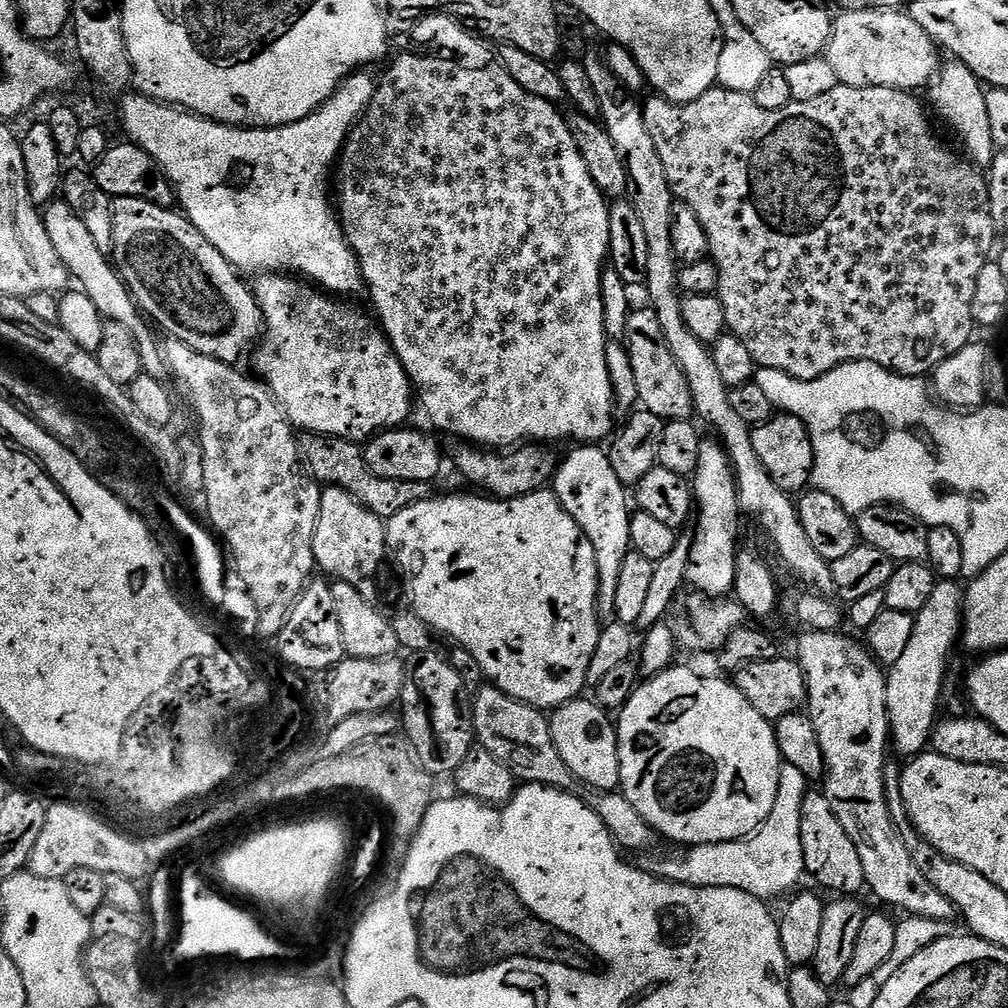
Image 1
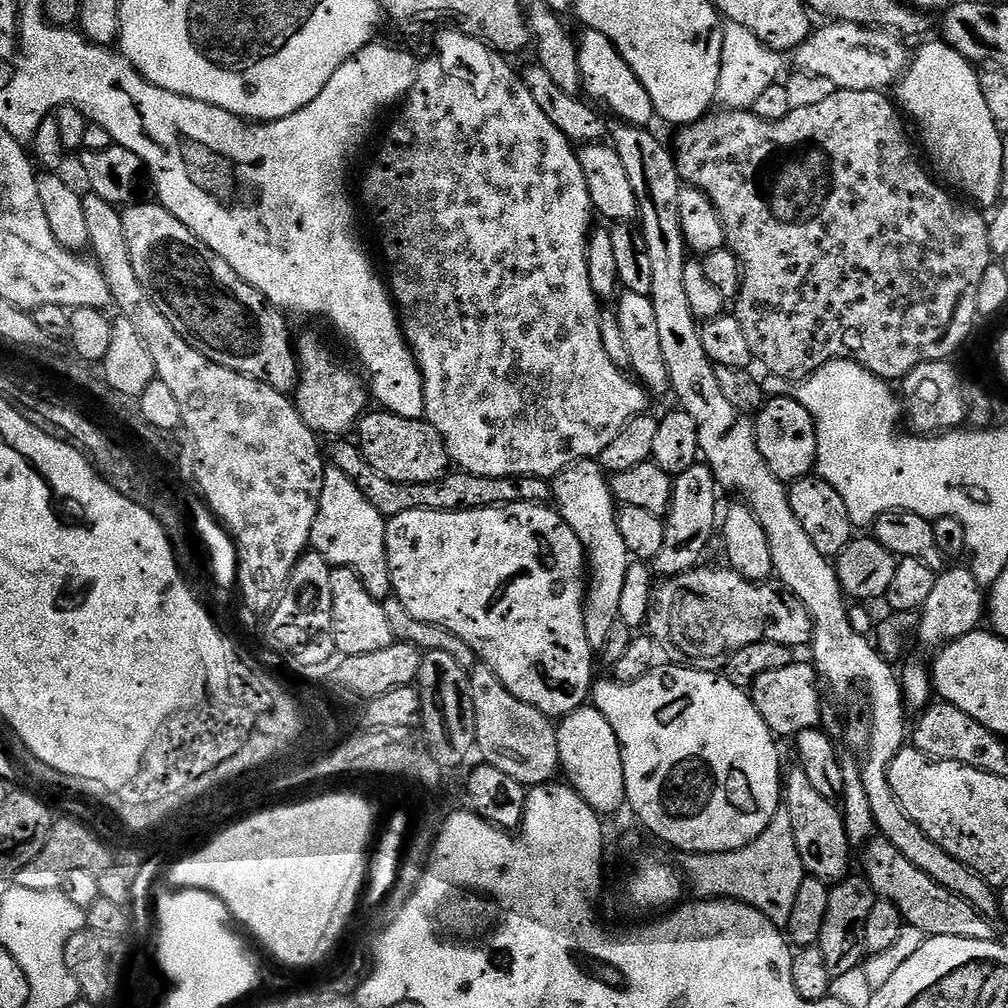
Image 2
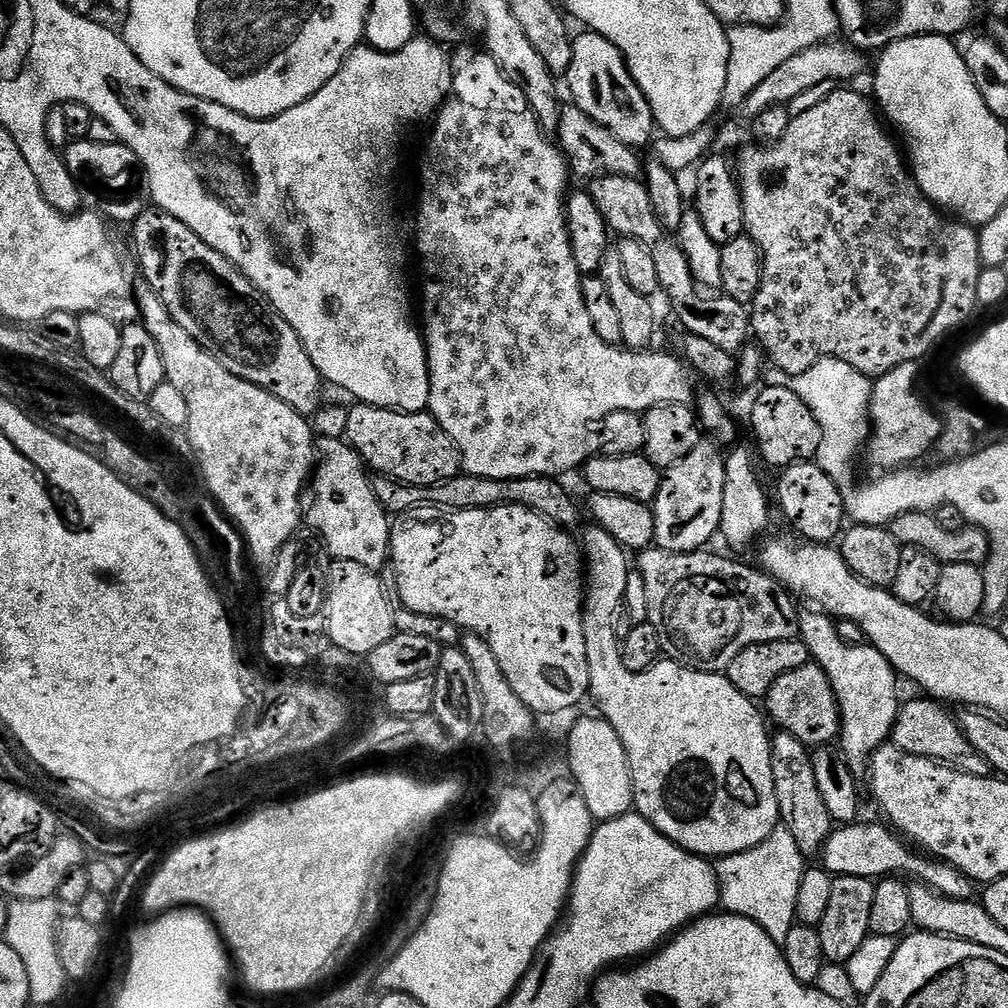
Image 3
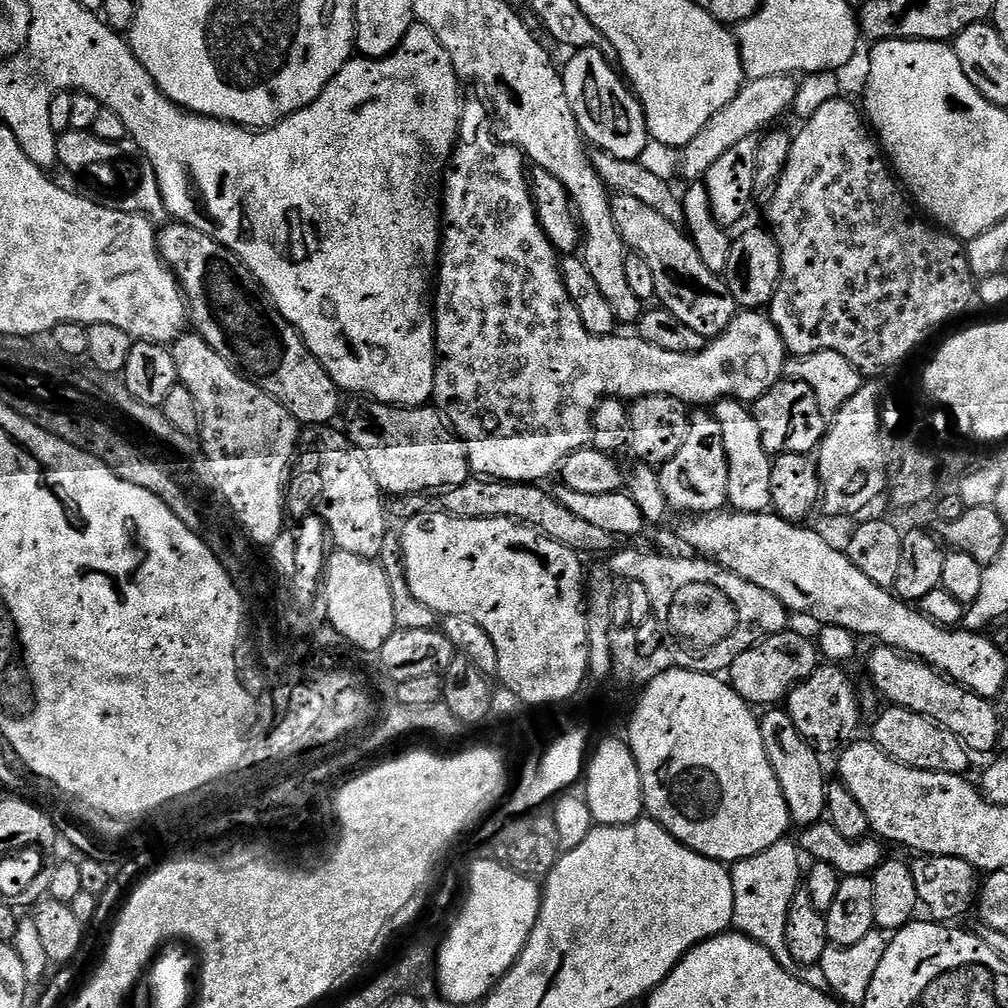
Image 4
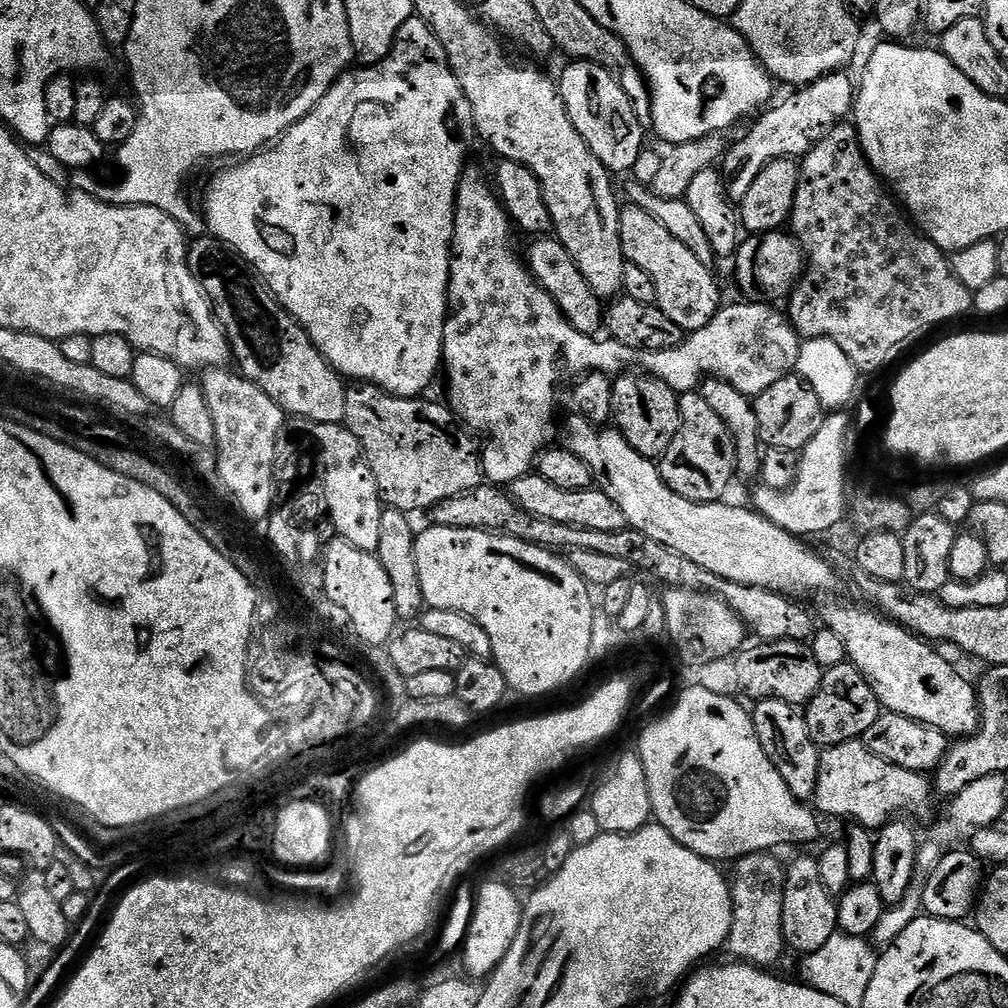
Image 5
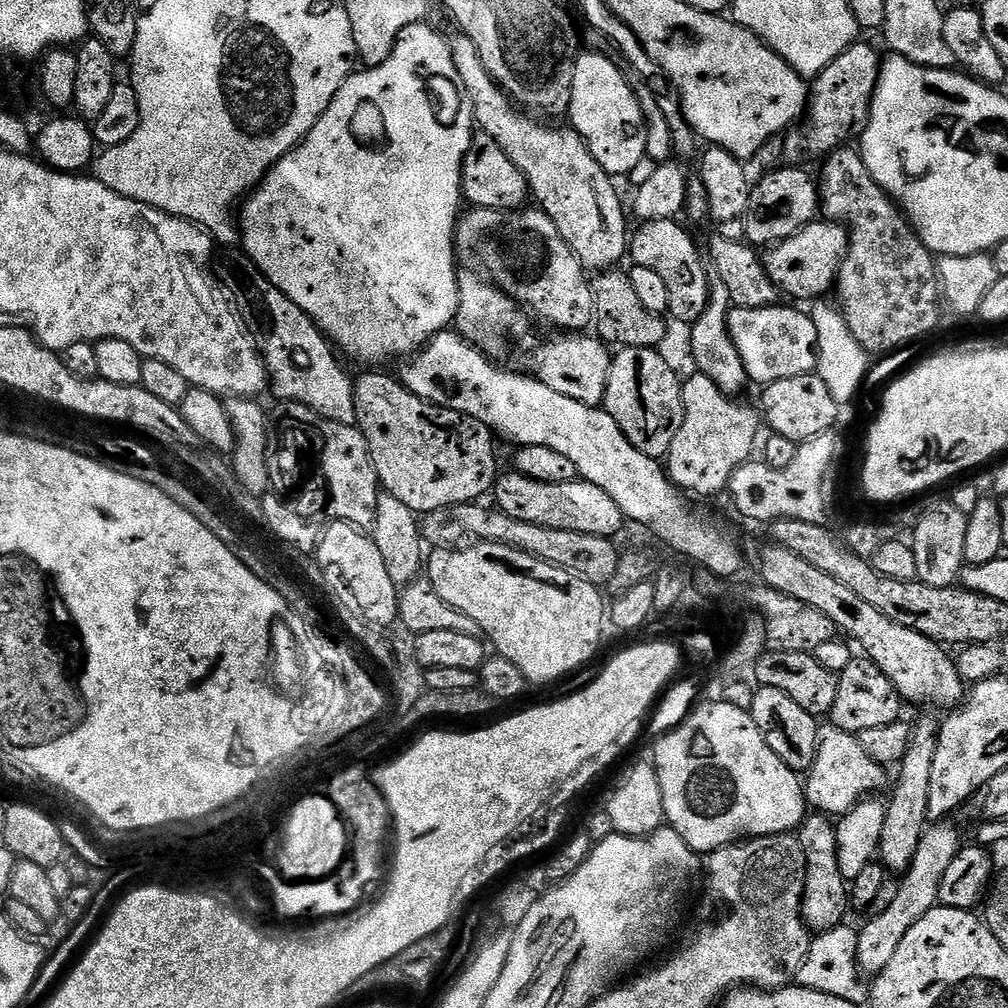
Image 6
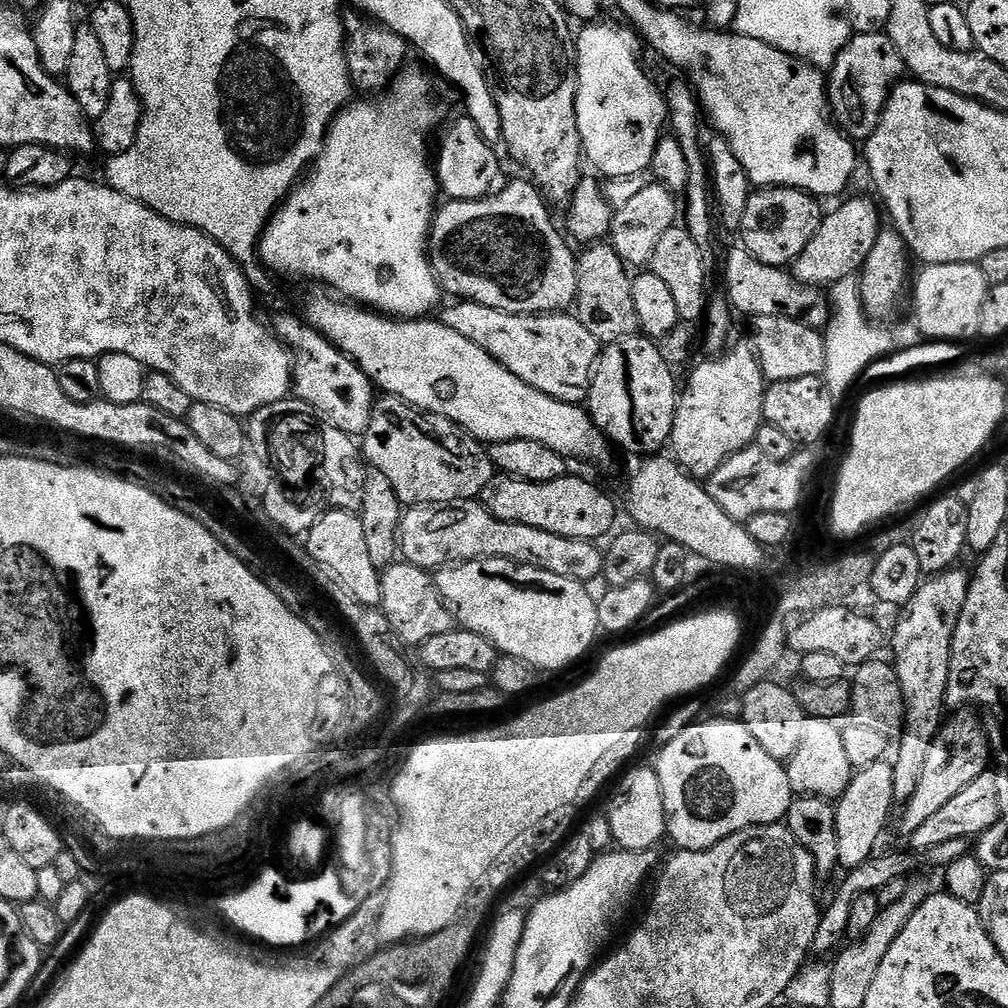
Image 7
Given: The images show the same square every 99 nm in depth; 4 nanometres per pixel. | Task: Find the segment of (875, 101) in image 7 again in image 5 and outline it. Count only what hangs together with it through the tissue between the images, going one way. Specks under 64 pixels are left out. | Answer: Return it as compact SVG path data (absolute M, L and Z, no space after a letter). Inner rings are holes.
M844 70L830 72L813 84L793 91L796 92L793 96L786 97L781 104L773 103L755 117L756 125L733 148L731 145L722 157L724 192L729 200L739 202L746 198L746 190L750 190L754 178L758 178L770 162L803 158L832 128L845 123L853 115L858 88L848 74Z

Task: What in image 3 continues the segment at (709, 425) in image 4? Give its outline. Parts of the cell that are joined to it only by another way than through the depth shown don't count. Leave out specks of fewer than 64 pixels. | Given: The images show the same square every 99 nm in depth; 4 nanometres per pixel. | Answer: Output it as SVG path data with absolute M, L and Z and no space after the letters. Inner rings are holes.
M702 438L682 462L670 466L660 477L660 489L650 507L654 514L654 530L656 531L655 547L664 552L690 554L707 549L712 539L717 539L722 522L722 493L726 487L725 453L711 439Z

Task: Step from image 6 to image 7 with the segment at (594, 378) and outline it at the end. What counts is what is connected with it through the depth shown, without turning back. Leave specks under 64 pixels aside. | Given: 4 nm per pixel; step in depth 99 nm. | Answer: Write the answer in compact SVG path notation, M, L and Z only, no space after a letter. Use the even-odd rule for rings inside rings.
M452 302L446 308L443 309L443 324L450 326L450 330L458 330L458 334L474 346L482 346L486 354L522 378L522 382L534 386L542 394L550 394L550 398L565 400L567 404L587 401L592 369L596 367L602 345L575 315L568 312L511 315L471 302Z

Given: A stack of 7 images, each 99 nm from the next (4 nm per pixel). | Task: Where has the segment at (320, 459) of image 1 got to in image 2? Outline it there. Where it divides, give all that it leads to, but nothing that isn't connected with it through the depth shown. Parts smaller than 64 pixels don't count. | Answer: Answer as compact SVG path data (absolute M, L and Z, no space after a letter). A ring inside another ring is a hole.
M336 438L331 441L332 444L327 445L326 456L330 461L331 467L342 470L342 474L346 474L358 486L358 490L362 490L362 494L366 494L366 498L370 498L370 502L374 502L374 506L385 518L391 518L398 514L406 514L406 510L442 510L443 512L461 512L462 510L478 510L479 508L499 508L502 504L517 504L518 502L526 502L527 504L542 504L552 500L552 485L545 477L542 476L507 476L506 478L486 478L485 476L475 476L469 472L459 470L449 471L447 476L441 478L438 482L414 482L407 484L406 482L394 482L390 478L386 478L382 474L378 474L378 470L374 470L374 466L370 466L370 462L366 462L366 458L362 454L359 443L348 441L348 438Z

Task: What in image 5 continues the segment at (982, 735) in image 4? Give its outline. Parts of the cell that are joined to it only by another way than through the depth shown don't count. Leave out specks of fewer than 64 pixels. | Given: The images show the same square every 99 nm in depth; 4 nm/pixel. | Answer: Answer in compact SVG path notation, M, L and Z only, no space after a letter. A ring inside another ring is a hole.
M828 604L821 610L820 616L824 619L823 627L834 630L834 634L842 638L842 646L846 646L848 651L848 660L866 678L881 709L914 718L926 726L934 726L949 738L963 739L965 736L975 735L980 728L979 693L975 685L971 685L946 657L939 656L929 641L913 635L907 628L893 623L875 611L861 607L855 608L852 604Z

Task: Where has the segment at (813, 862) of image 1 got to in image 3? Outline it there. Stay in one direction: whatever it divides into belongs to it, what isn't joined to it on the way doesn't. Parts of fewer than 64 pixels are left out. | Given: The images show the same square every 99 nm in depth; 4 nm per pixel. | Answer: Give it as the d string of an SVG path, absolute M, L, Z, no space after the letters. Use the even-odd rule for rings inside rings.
M777 731L771 737L772 769L774 770L774 790L778 798L778 810L783 827L794 834L794 842L798 842L798 850L806 858L816 856L829 847L834 822L830 818L830 810L826 810L826 802L822 802L822 790L818 790L818 781L814 778L812 752L807 744L794 734Z

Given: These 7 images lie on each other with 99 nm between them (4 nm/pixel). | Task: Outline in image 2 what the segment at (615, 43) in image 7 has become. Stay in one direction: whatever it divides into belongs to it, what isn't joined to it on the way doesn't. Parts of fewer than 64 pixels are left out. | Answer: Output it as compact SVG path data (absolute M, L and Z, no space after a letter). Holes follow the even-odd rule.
M593 28L581 31L581 33L581 36L580 34L578 36L579 48L577 52L583 91L587 94L589 92L593 96L591 99L597 105L605 104L623 123L651 125L654 113L650 94L646 90L646 86L642 86L642 82L638 82L634 70L630 70L630 66L614 46L614 42L610 42L610 38L606 38L606 34Z

